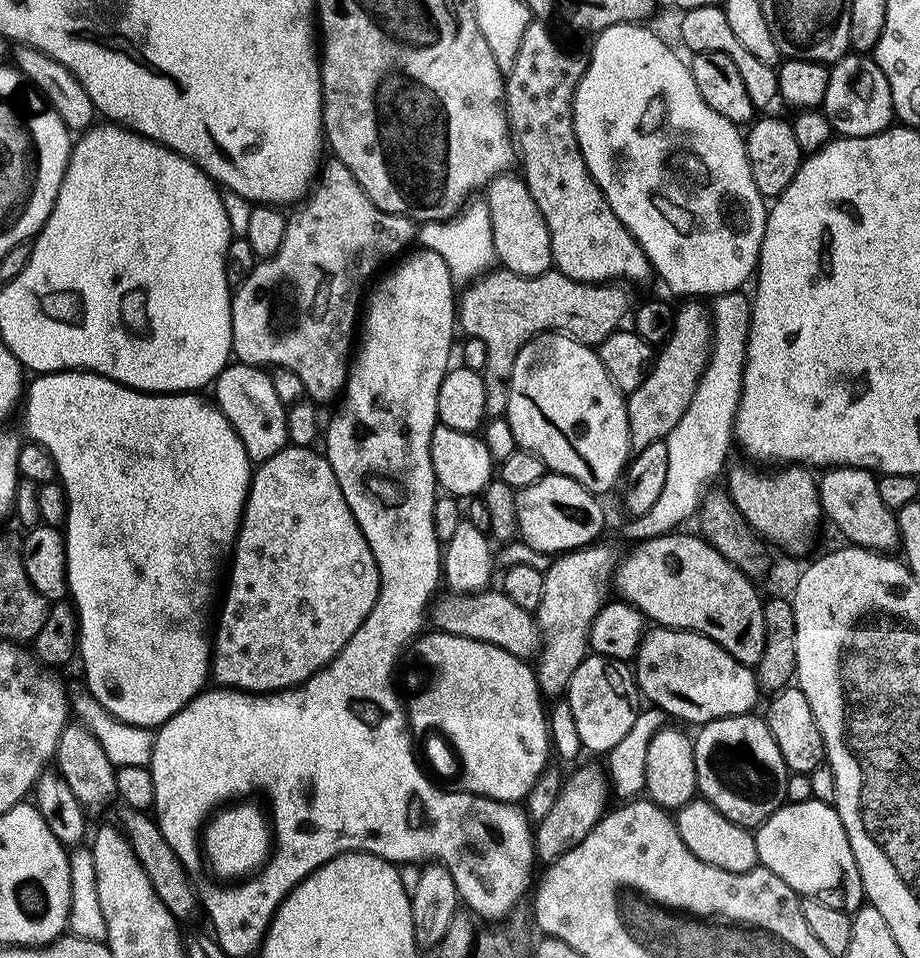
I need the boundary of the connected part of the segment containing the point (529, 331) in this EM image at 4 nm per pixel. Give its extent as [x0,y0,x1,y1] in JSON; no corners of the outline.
[458,266,630,389]

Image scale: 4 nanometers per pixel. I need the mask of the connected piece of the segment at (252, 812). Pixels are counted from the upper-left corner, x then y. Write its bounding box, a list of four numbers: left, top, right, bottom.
[202,802,274,882]

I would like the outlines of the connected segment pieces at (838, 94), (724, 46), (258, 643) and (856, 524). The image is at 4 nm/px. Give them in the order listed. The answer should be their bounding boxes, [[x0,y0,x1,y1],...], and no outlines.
[[822,52,895,137],[680,3,780,110],[210,446,380,692],[818,466,901,554]]

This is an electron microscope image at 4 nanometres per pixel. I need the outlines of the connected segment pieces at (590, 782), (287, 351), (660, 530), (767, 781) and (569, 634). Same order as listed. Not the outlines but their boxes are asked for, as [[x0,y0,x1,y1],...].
[[534,768,610,865],[231,158,418,402],[622,290,751,542],[692,715,790,830],[534,542,618,697]]

